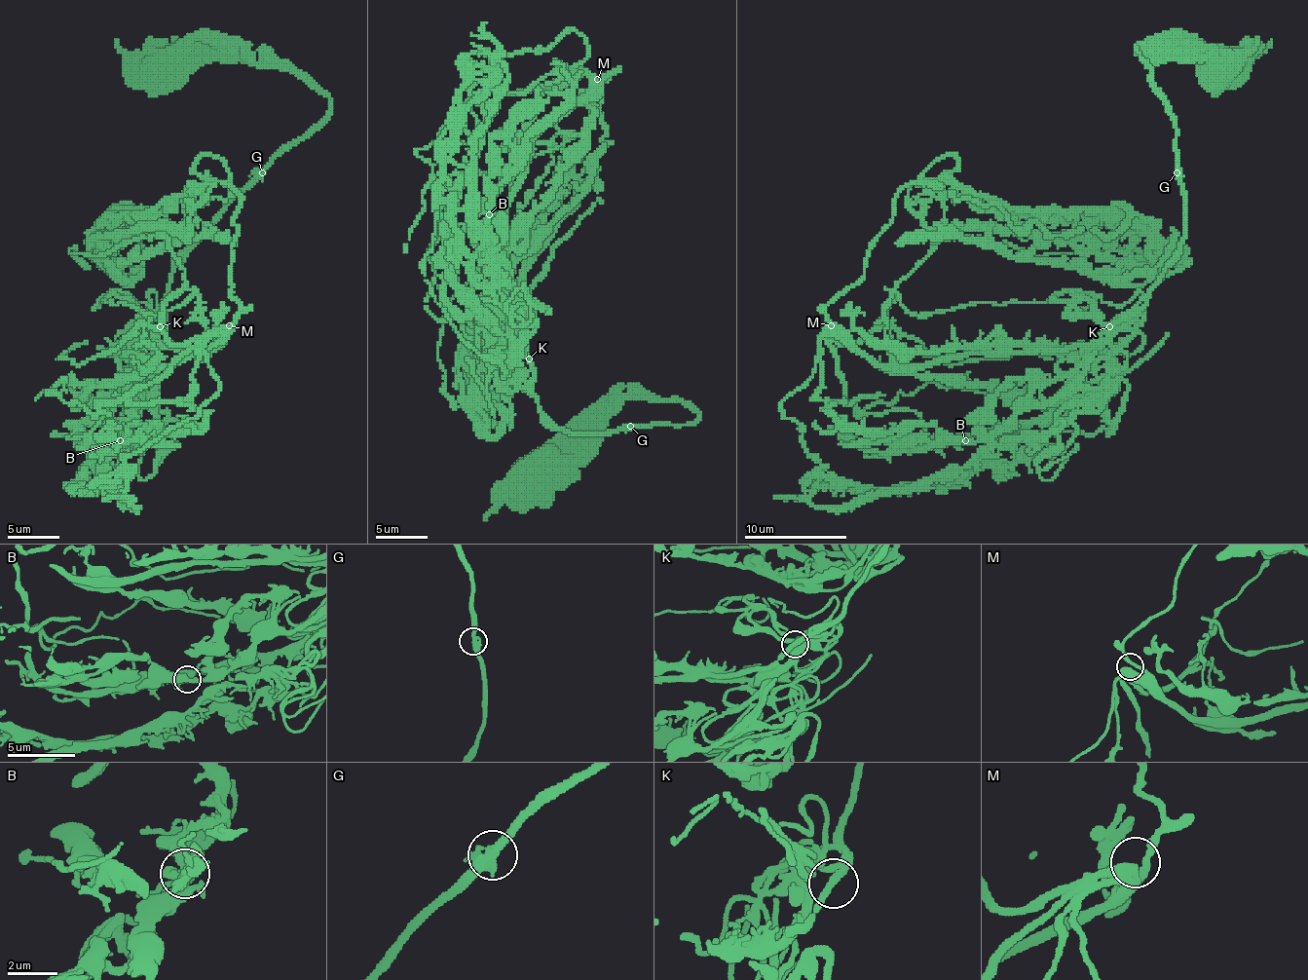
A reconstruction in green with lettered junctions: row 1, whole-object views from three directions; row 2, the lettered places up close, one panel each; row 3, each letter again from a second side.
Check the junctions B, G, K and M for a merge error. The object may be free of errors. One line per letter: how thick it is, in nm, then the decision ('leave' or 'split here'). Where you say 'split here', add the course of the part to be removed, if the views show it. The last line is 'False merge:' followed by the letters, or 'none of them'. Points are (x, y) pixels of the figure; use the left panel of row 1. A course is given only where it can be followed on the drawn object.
B: 360 nm | leave
G: 380 nm | leave
K: 320 nm | leave
M: 440 nm | leave
False merge: none of them

